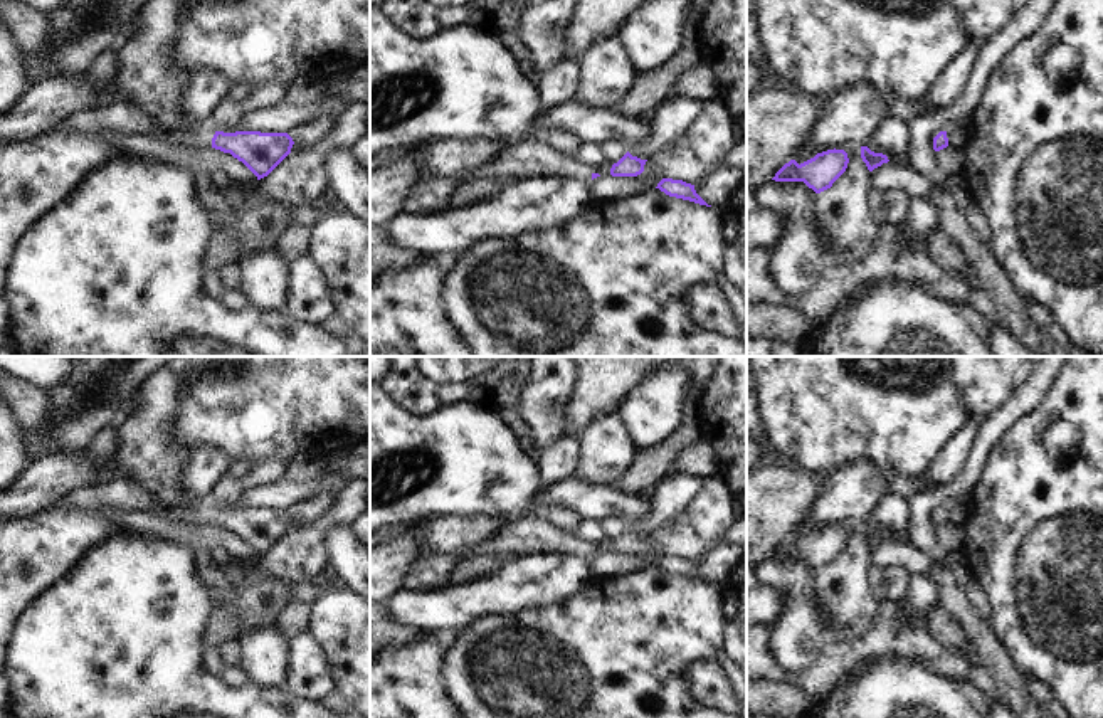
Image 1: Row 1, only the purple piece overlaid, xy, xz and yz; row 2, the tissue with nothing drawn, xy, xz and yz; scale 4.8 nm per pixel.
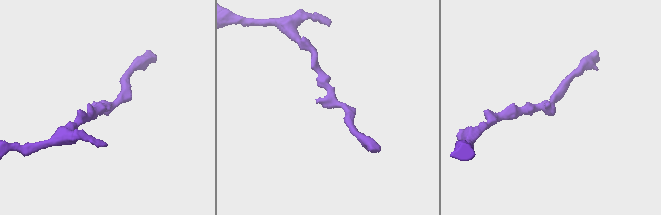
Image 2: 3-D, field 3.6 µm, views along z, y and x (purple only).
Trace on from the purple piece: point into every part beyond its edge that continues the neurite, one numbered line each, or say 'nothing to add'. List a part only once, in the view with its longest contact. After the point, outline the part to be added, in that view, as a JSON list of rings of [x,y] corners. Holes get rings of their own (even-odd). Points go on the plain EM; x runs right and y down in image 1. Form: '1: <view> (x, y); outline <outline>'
1: xy (121, 496); outline [[[118,474],[104,486],[77,489],[57,503],[61,508],[76,508],[111,513],[151,513],[160,520],[177,520],[187,525],[212,525],[215,506],[203,499],[193,504],[160,504],[140,484],[133,484]]]

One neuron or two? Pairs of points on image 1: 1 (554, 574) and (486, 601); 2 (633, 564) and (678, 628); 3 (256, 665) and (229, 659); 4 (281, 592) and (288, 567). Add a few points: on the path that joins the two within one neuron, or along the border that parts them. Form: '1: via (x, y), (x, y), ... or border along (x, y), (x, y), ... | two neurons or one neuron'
1: via (537, 582), (520, 584), (503, 592) | one neuron
2: border along (654, 564), (597, 579) | two neurons
3: border along (236, 639), (239, 663) | two neurons
4: border along (290, 582), (256, 580), (253, 584) | two neurons

